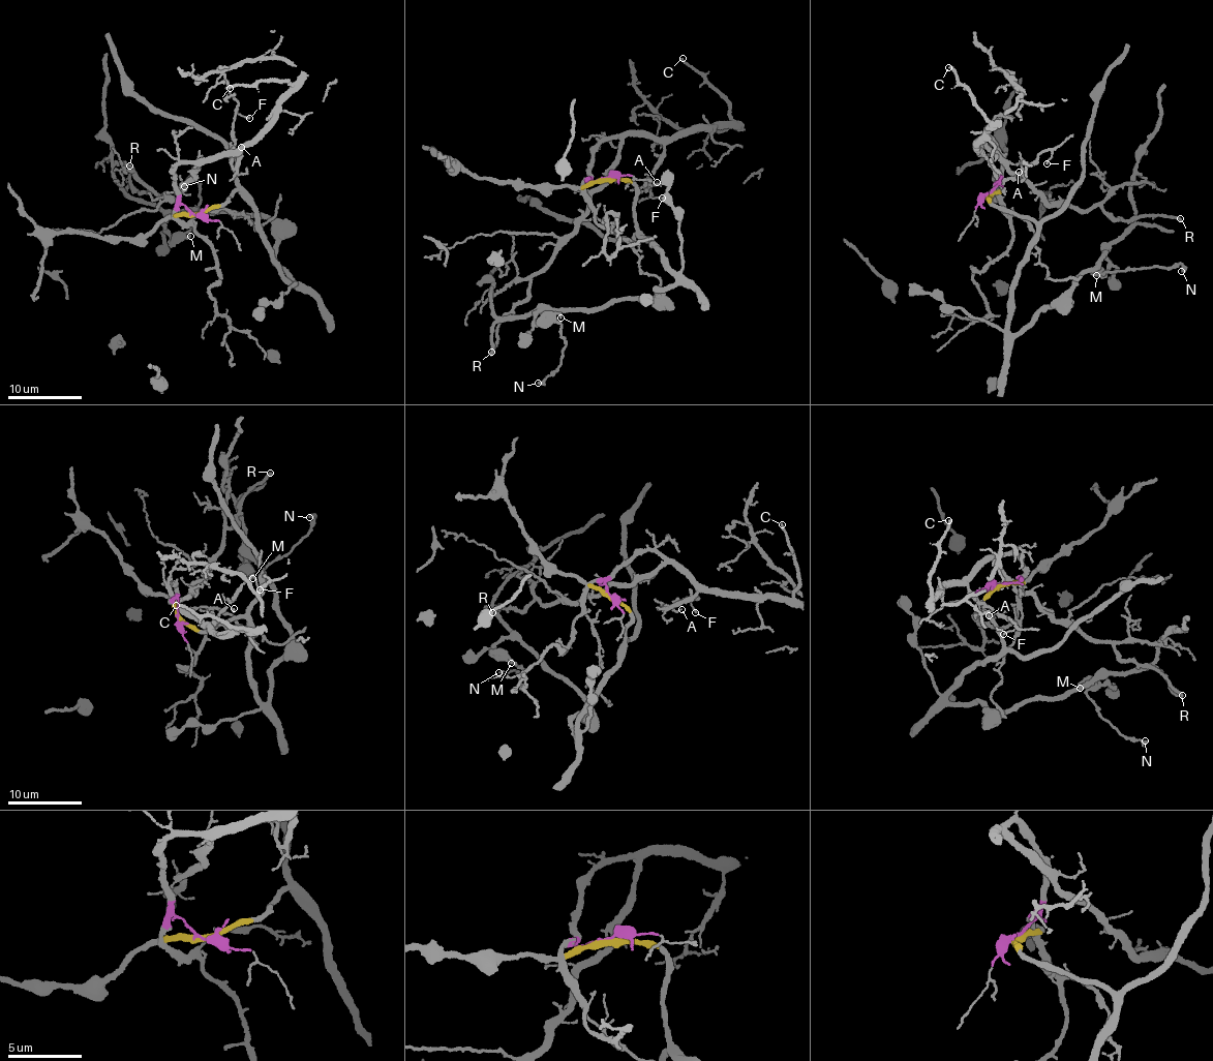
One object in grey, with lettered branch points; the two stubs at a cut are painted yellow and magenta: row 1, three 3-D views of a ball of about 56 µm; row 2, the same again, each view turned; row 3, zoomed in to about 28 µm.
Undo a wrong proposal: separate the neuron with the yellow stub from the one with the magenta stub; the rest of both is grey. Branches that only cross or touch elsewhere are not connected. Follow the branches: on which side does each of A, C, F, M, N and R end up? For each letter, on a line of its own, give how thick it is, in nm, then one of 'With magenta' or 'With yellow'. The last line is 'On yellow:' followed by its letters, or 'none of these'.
A: Thickness 110 nm. With magenta
C: Thickness 200 nm. With magenta
F: Thickness 100 nm. With magenta
M: Thickness 130 nm. With yellow
N: Thickness 280 nm. With yellow
R: Thickness 200 nm. With magenta
On yellow: M, N

